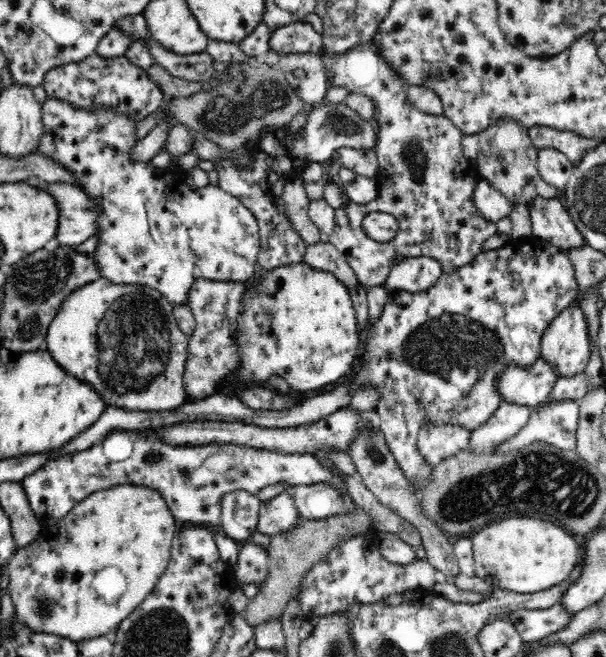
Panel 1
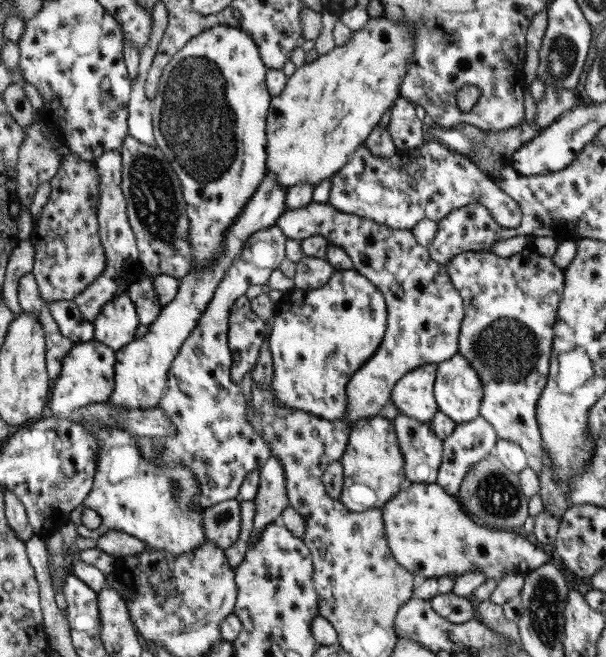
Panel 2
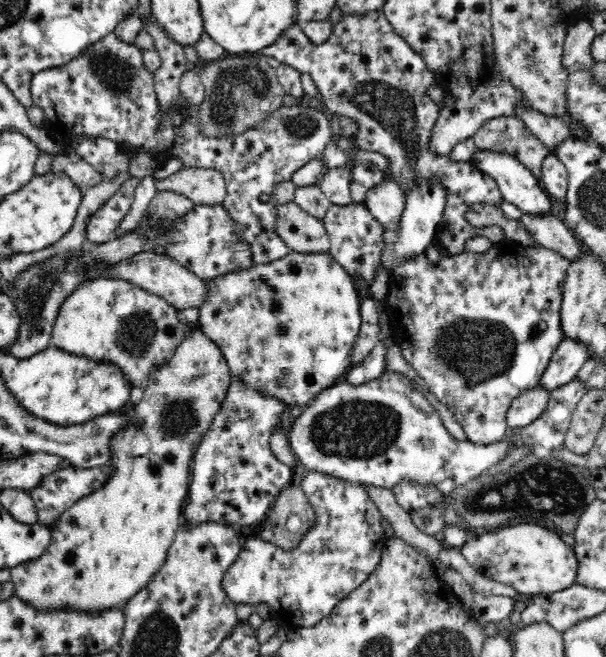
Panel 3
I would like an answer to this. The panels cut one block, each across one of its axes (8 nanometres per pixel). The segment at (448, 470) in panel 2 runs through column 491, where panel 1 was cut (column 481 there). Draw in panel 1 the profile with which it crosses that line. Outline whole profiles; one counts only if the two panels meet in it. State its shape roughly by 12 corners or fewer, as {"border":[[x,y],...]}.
{"border":[[503,401],[470,434],[474,457],[517,435],[529,406]]}

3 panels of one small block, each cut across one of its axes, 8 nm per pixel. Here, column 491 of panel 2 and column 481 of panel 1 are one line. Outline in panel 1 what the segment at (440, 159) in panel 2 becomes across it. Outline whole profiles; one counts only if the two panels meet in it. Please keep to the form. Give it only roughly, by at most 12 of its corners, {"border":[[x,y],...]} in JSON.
{"border":[[478,180],[474,208],[496,224],[509,216],[512,202],[489,182]]}

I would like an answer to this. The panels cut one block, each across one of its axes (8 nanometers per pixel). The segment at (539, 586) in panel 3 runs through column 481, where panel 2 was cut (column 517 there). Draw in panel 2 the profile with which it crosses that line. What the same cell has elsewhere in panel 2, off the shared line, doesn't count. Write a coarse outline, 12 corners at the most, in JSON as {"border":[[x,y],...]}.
{"border":[[437,483],[379,510],[393,560],[425,579],[525,576],[551,558],[475,523]]}

